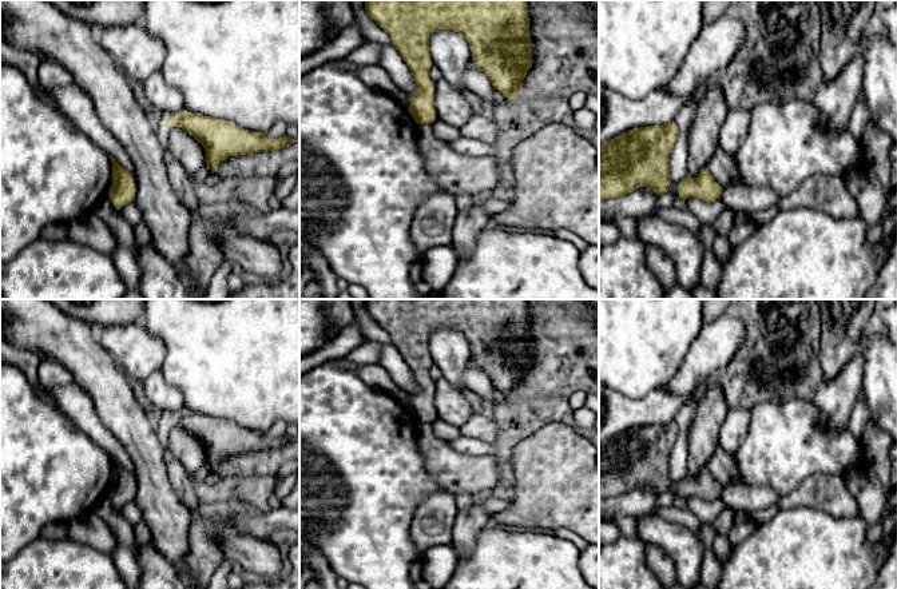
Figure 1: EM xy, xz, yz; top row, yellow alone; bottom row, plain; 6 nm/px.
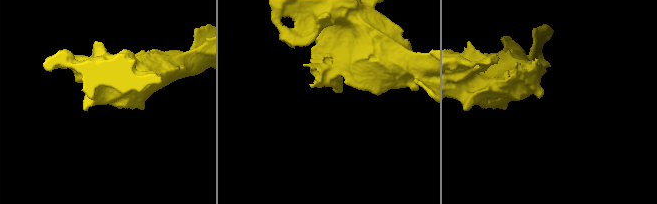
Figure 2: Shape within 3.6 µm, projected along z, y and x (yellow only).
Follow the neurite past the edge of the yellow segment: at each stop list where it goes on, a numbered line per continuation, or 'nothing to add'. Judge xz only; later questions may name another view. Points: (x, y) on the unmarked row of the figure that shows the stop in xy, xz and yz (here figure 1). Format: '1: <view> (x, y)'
nothing to add

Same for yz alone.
nothing to add

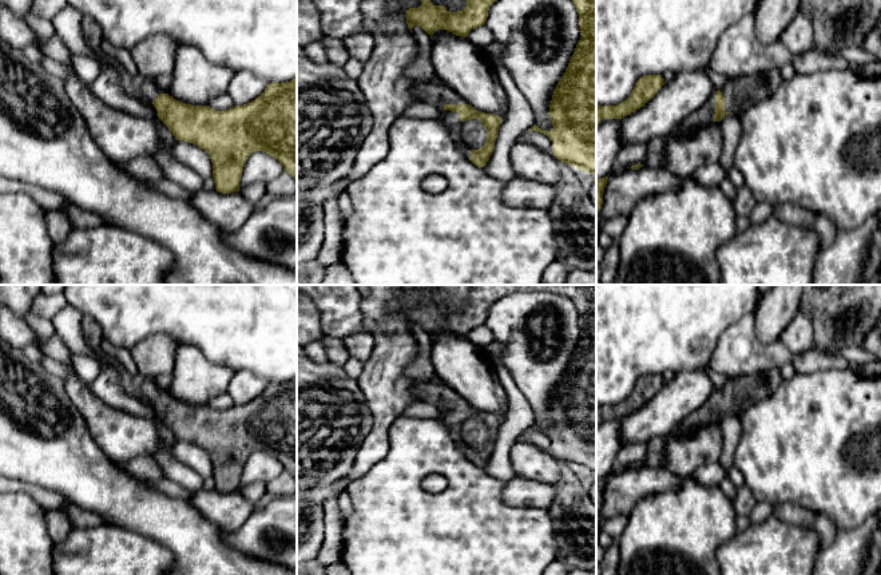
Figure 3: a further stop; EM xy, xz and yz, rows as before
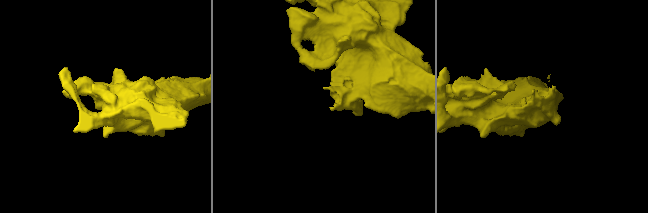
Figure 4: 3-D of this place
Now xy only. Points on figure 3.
1: xy (143, 388)

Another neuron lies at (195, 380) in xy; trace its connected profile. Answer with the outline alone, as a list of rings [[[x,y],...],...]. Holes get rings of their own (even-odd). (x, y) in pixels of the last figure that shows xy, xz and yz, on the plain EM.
[[[179,345],[167,392],[186,404],[207,405],[214,396],[227,392],[234,373],[227,366],[210,362],[199,348]]]

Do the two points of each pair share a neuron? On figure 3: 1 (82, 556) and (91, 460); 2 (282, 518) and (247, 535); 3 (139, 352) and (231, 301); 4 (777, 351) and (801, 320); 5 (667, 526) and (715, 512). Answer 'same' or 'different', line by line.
1: different
2: same
3: different
4: different
5: same

